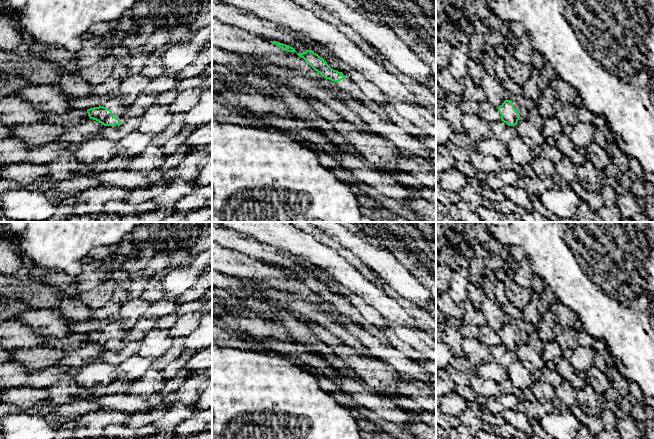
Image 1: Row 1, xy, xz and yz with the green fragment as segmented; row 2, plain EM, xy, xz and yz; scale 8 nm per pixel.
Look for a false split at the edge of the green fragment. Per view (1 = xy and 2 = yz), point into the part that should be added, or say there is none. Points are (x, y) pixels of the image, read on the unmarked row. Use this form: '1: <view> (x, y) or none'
1: xy (118, 332)
2: yz (524, 337)

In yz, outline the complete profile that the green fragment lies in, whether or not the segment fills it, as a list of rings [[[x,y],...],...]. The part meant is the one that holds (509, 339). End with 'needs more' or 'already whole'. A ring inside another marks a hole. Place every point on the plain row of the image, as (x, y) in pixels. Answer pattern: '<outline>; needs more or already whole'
[[[505,324],[497,333],[501,339],[501,345],[509,350],[515,350],[518,346],[528,344],[530,340],[528,333],[511,324]]]; needs more

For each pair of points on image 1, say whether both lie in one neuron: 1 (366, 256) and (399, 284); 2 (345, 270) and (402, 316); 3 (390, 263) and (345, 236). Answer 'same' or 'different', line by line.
1: same
2: same
3: same

